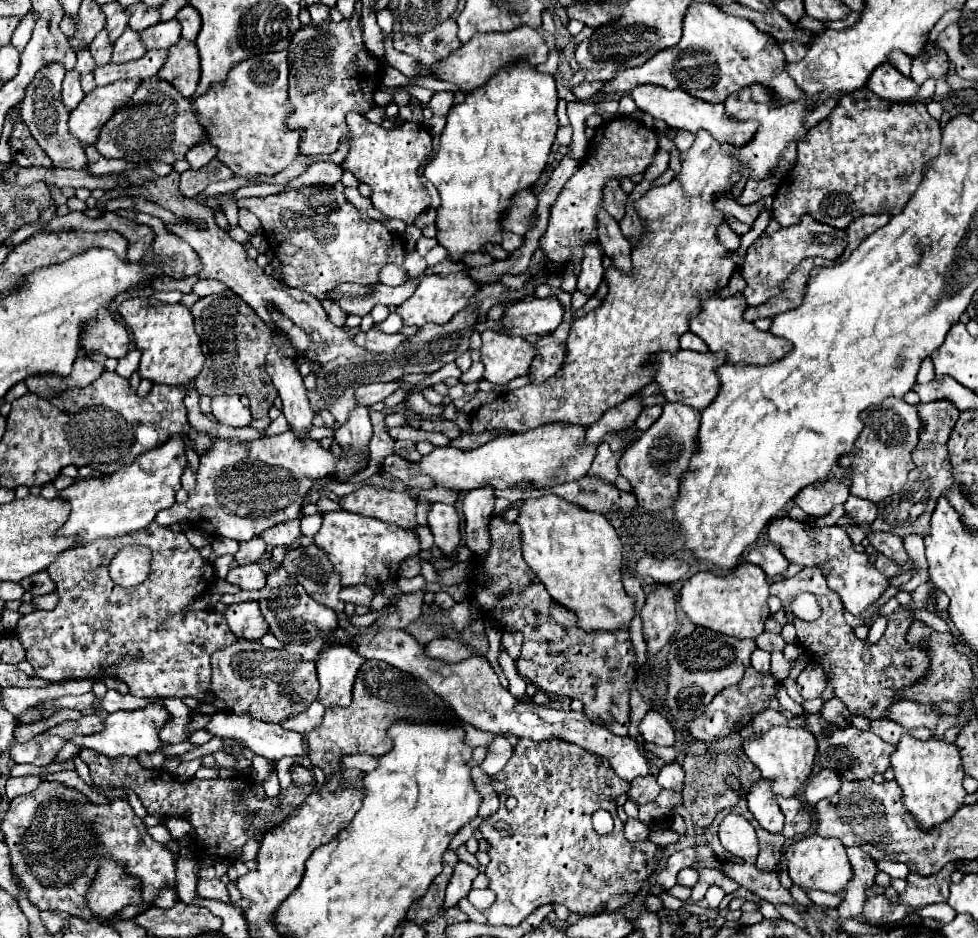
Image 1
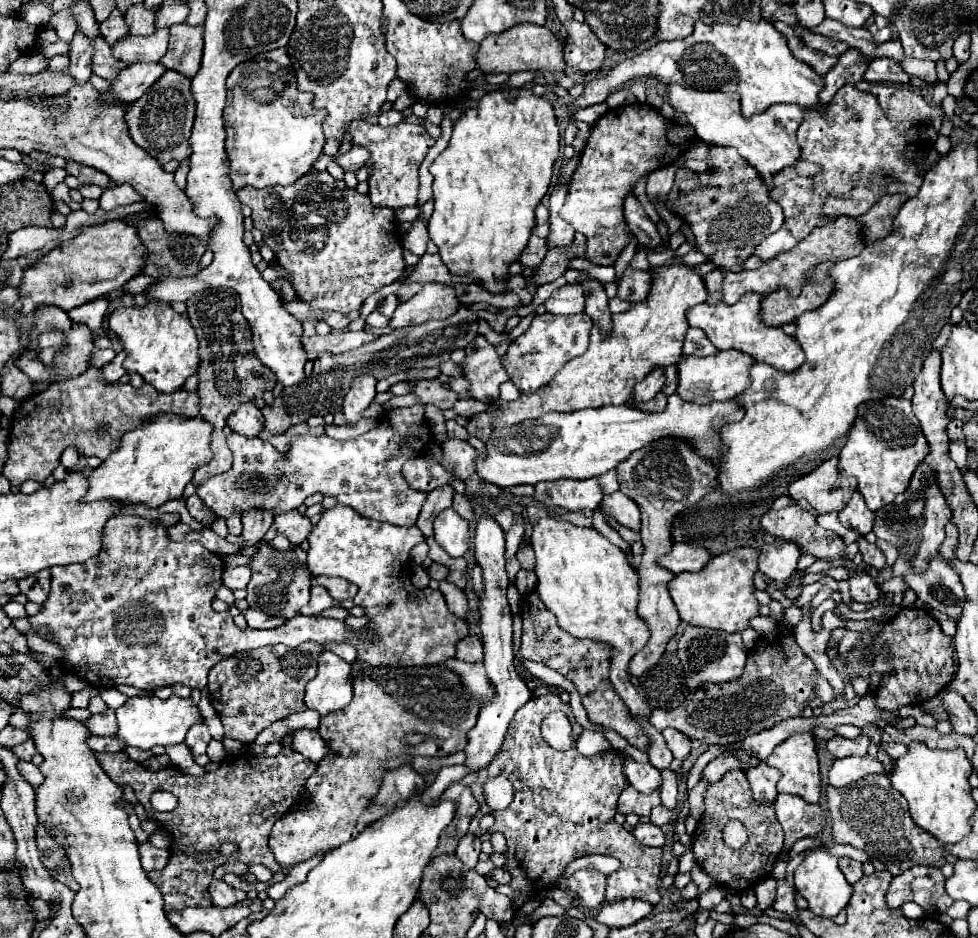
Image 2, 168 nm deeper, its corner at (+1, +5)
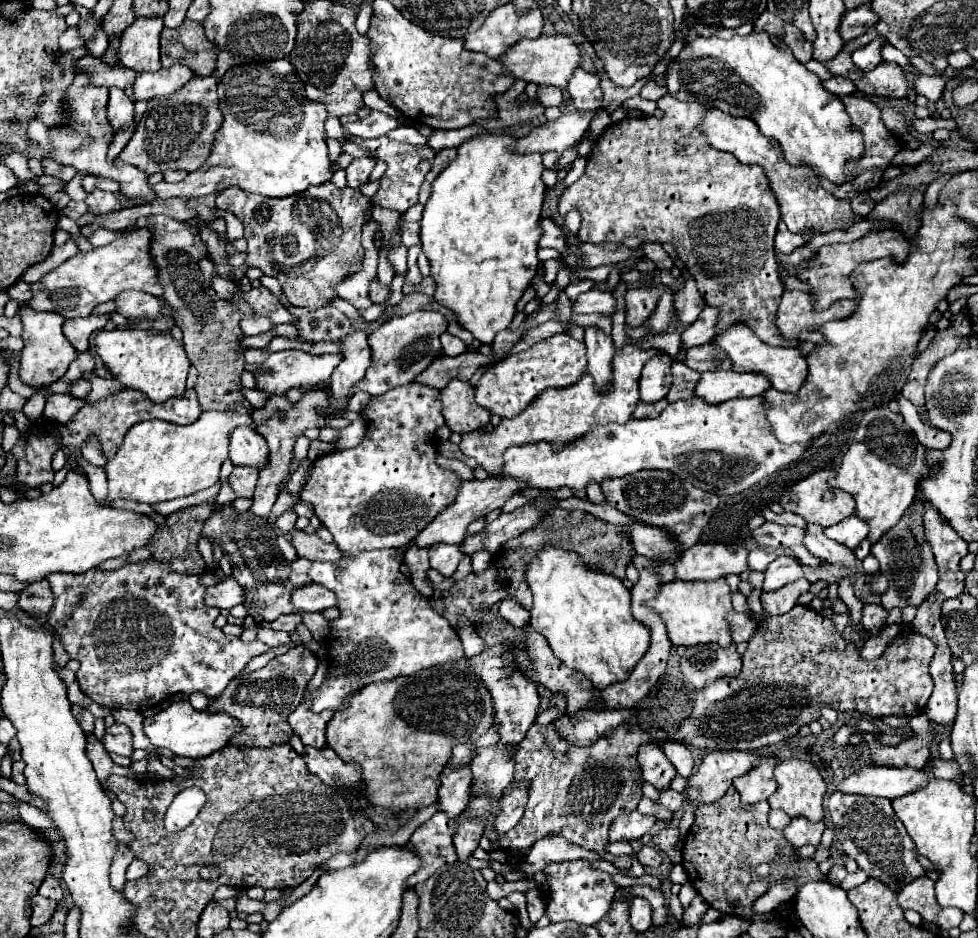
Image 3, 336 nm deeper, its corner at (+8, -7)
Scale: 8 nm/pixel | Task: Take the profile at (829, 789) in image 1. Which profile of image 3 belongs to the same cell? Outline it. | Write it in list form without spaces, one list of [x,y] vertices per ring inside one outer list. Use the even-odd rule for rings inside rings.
[[[871,765],[847,777],[843,783],[837,785],[837,789],[843,793],[861,793],[861,795],[897,799],[901,795],[915,793],[915,789],[927,787],[927,783],[929,783],[929,777],[923,769]]]

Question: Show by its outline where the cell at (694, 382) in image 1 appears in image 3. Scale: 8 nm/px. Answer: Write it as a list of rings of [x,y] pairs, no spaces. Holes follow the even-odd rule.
[[[715,371],[703,373],[697,383],[697,395],[707,403],[717,405],[735,397],[757,397],[771,389],[767,377],[759,373],[737,373],[737,371]]]

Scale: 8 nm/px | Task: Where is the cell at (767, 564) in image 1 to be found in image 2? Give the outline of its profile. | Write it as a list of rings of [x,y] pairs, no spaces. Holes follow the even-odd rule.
[[[774,541],[762,547],[758,569],[774,581],[786,581],[796,569],[800,555],[802,553],[798,553],[798,547],[792,541]]]

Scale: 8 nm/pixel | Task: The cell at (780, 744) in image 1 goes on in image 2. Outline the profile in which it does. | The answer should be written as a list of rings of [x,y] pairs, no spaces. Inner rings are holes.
[[[794,733],[782,741],[772,755],[764,759],[766,765],[780,769],[782,777],[778,781],[780,793],[798,795],[808,803],[818,803],[820,799],[820,773],[814,737],[810,733]]]

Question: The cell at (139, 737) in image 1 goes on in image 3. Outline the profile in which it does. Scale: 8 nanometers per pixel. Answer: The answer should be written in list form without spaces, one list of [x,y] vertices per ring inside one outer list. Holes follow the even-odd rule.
[[[177,701],[177,703],[171,703],[171,707],[157,713],[155,717],[145,719],[143,729],[155,747],[167,747],[169,751],[173,751],[179,757],[201,759],[201,757],[209,757],[211,753],[227,747],[227,743],[237,733],[241,733],[243,725],[225,713],[195,711],[189,701]]]

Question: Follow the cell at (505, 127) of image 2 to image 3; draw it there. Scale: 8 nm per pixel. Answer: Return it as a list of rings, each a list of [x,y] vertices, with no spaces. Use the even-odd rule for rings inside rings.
[[[479,135],[459,145],[457,159],[433,181],[433,191],[423,209],[421,241],[423,253],[431,265],[431,277],[435,281],[433,299],[457,315],[457,323],[473,333],[485,345],[491,345],[497,331],[507,329],[515,317],[517,301],[535,277],[539,259],[539,239],[543,229],[539,227],[545,183],[541,181],[541,155],[517,155],[513,151],[515,137],[511,135]]]

